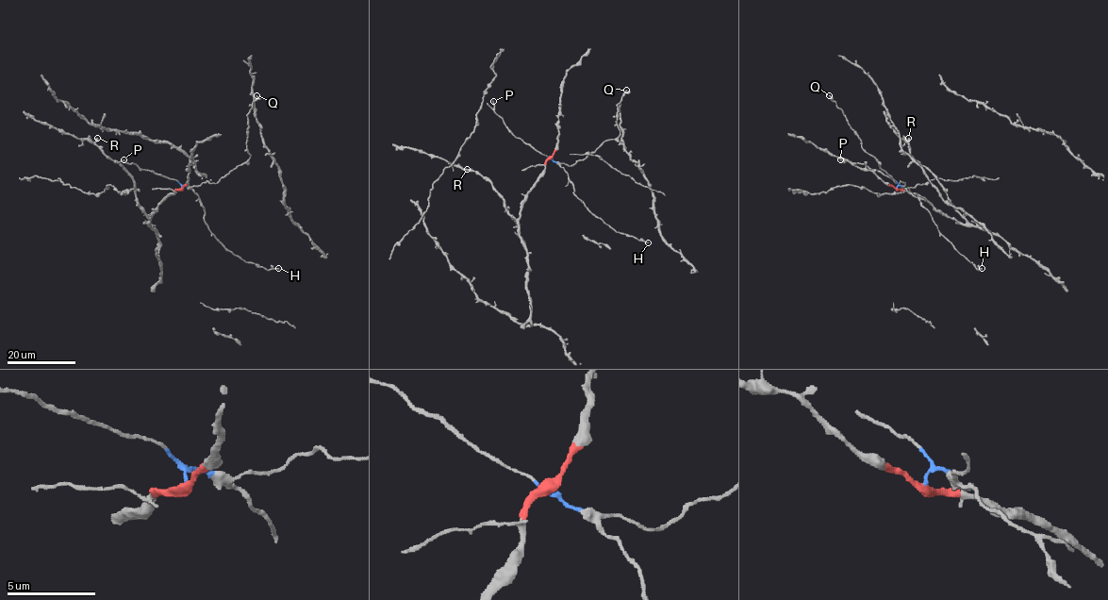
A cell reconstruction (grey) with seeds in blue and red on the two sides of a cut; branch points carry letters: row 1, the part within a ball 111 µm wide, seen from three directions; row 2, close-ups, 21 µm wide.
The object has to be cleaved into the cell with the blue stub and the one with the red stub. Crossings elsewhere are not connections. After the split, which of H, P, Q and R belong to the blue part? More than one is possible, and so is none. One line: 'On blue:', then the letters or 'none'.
On blue: H, P, Q

